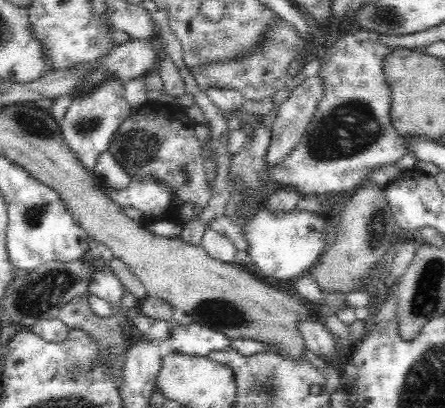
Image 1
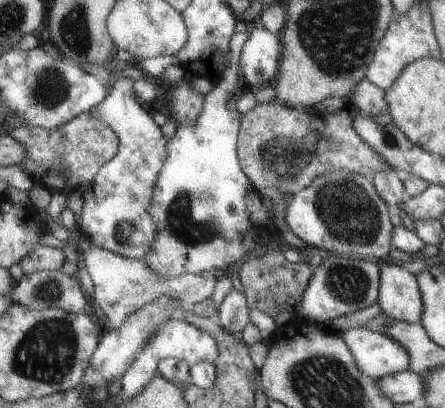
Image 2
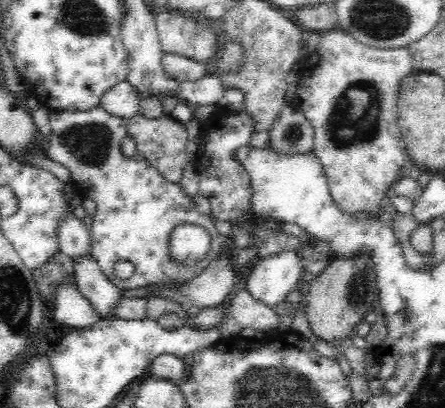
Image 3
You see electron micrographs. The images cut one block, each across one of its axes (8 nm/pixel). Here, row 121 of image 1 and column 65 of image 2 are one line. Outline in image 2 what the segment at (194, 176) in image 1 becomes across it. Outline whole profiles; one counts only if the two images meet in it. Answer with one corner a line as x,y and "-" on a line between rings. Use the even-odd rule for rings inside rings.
89,112
79,114
77,118
71,118
67,124
63,124
57,132
47,132
43,128
11,128
7,130
9,136
17,138
25,146
25,158
19,166
31,174
33,182
49,186
49,190
77,190
77,188
89,188
91,180
97,176
99,168
109,164
109,158
115,156
117,142
115,140
97,140
97,132
91,128

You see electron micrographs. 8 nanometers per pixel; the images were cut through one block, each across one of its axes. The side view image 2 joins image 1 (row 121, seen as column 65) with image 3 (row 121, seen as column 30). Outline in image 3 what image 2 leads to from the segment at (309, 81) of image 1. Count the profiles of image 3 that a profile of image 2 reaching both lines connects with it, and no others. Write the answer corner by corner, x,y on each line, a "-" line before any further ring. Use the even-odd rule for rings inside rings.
292,106
280,110
270,128
270,150
286,156
314,152
314,130
300,110

